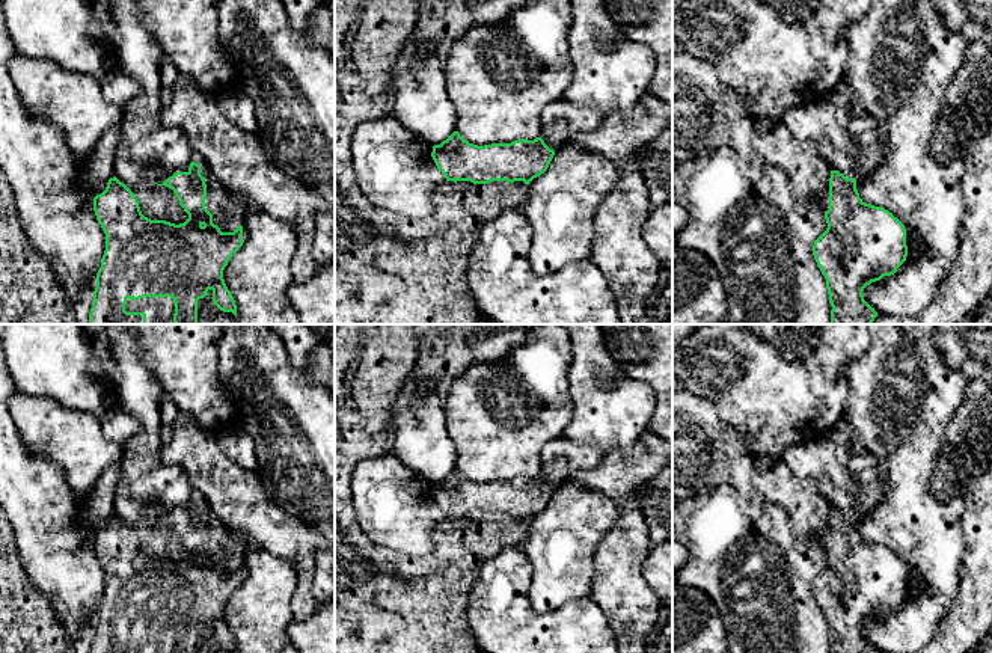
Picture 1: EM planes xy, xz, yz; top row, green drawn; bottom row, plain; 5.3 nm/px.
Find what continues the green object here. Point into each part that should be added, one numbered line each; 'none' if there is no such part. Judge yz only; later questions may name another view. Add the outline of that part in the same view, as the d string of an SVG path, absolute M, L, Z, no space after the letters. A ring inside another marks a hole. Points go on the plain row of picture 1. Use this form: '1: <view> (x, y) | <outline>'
1: yz (808, 508) | M754 455L752 481L767 501L787 510L798 535L816 535L829 547L831 507L813 480L796 477L781 458Z

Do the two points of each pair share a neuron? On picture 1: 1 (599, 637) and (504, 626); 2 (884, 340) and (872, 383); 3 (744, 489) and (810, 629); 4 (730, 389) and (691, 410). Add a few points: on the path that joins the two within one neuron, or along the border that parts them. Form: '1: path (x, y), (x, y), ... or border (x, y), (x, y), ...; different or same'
1: path (575, 637), (528, 635); same
2: path (884, 350), (882, 373); same
3: border (715, 487), (730, 484), (751, 501), (766, 499); different
4: border (688, 389), (706, 397), (718, 416), (733, 427); different

